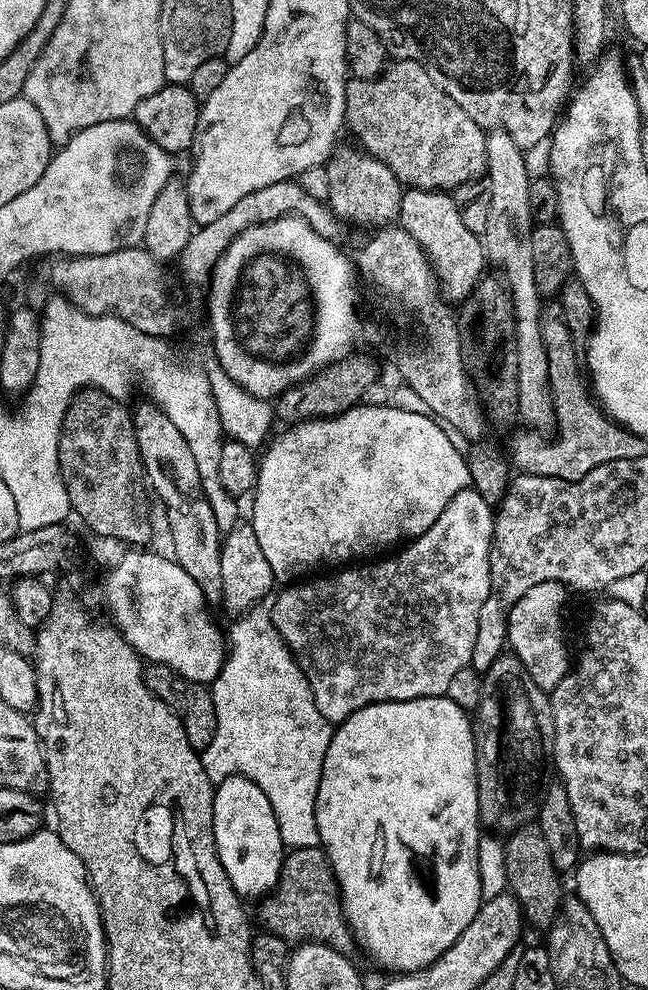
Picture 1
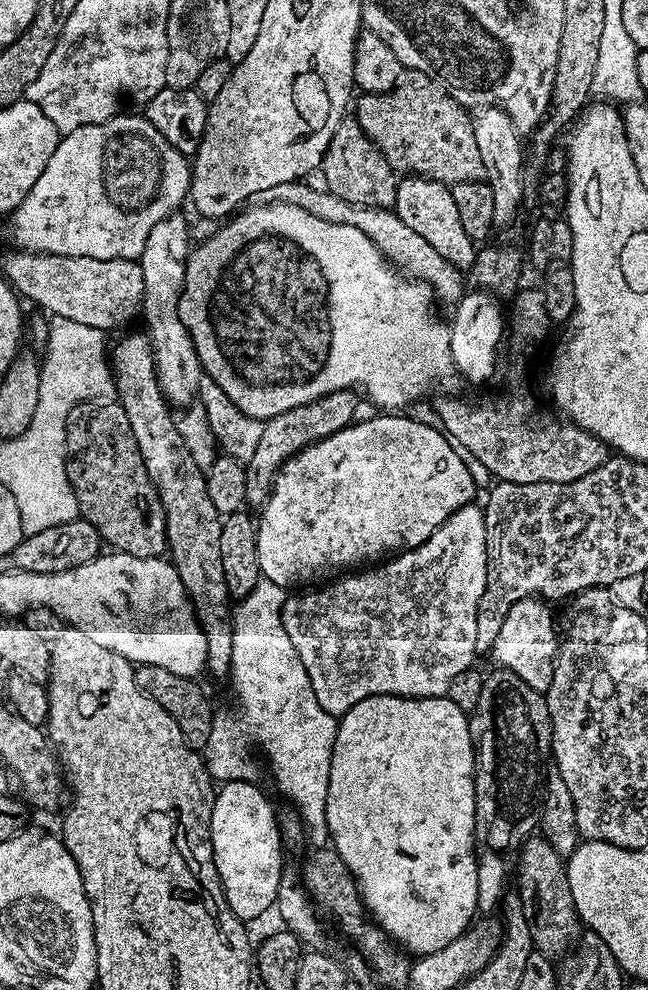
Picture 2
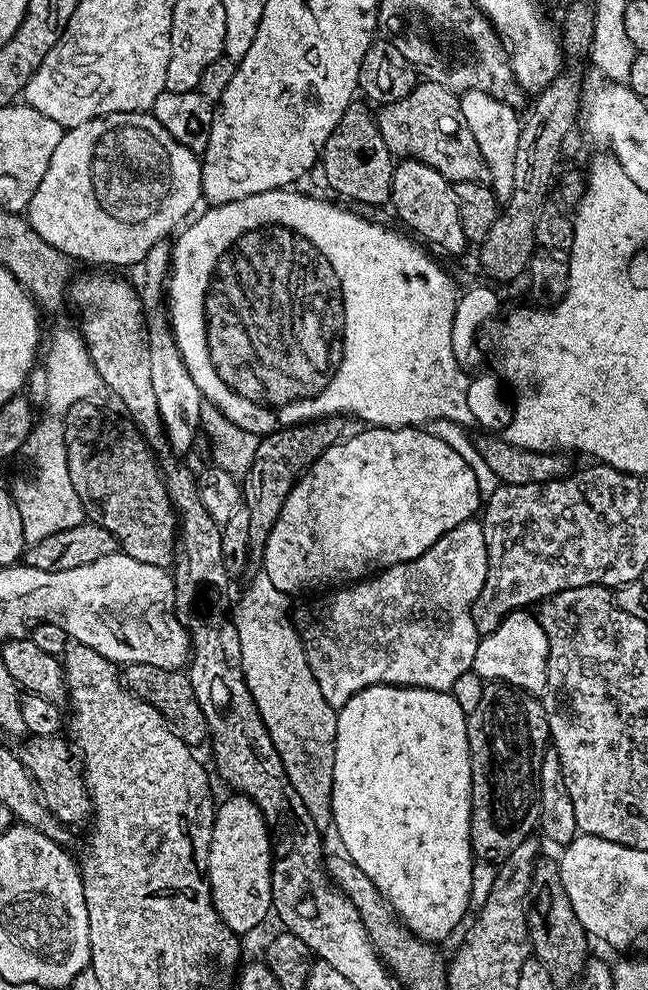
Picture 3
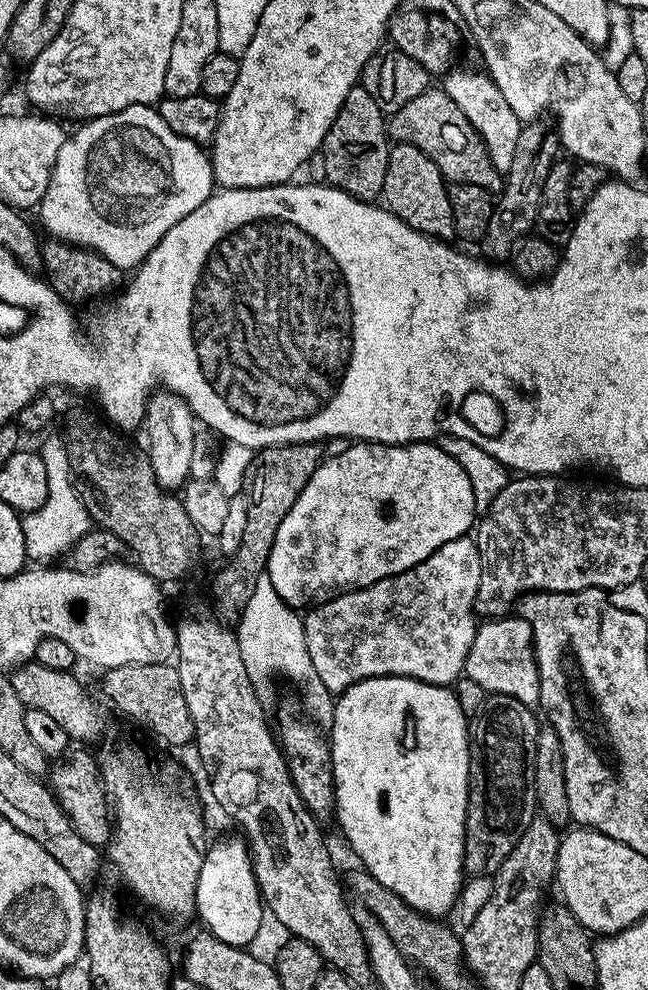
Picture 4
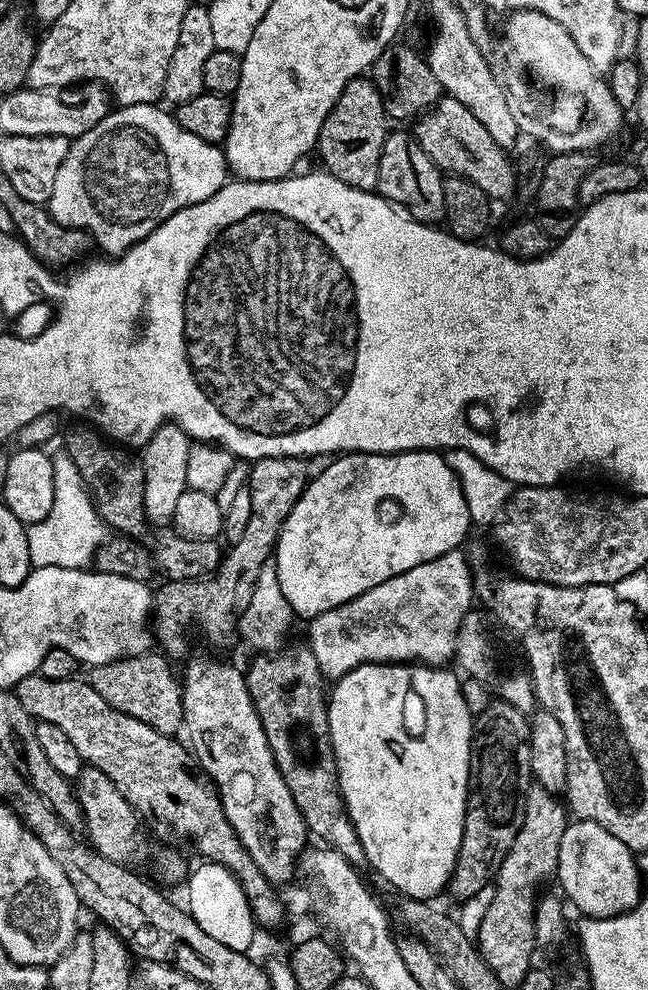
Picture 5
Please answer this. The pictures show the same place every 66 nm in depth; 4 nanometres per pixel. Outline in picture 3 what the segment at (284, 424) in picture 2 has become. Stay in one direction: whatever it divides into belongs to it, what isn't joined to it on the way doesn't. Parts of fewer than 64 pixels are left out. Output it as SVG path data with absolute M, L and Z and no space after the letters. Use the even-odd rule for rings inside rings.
M343 415L329 416L307 424L293 424L290 428L259 437L253 464L242 477L242 506L250 510L248 555L253 561L263 561L266 538L270 538L270 530L278 520L278 514L282 514L282 506L300 473L305 472L326 449L340 443L344 421Z

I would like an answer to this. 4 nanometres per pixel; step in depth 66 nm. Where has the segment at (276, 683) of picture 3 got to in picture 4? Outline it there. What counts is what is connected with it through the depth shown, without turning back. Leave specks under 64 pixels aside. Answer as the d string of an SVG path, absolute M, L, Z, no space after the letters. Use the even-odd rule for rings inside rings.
M263 572L258 576L258 583L254 586L249 601L240 613L234 631L239 649L242 650L242 660L246 663L246 672L255 692L260 696L261 703L270 703L274 694L271 679L276 674L300 684L304 690L305 713L315 723L321 726L332 724L336 700L333 693L326 690L322 678L319 678L310 659L306 647L303 617L279 597L268 572Z

